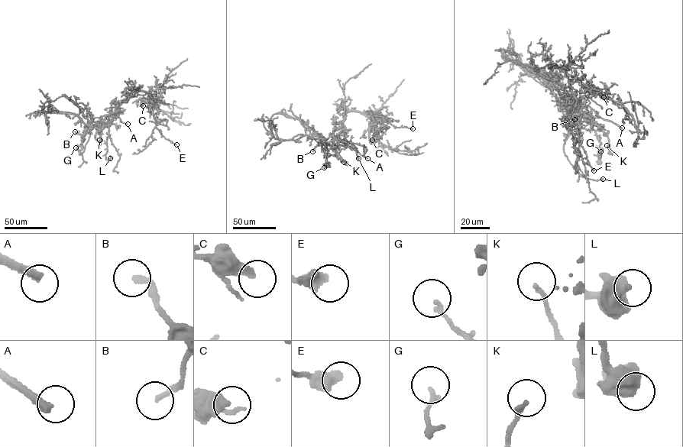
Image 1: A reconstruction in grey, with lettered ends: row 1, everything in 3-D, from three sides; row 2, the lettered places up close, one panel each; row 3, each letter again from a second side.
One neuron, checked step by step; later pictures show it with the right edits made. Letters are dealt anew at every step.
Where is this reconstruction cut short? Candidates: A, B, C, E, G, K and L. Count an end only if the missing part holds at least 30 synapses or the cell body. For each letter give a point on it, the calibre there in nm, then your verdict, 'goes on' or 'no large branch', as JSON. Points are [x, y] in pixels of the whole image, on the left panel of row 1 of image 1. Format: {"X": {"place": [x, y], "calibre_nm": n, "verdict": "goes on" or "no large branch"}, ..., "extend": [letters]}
{"A": {"place": [127, 124], "calibre_nm": 320, "verdict": "goes on"}, "B": {"place": [75, 131], "calibre_nm": 200, "verdict": "no large branch"}, "C": {"place": [143, 105], "calibre_nm": 380, "verdict": "no large branch"}, "E": {"place": [176, 144], "calibre_nm": 480, "verdict": "no large branch"}, "G": {"place": [76, 147], "calibre_nm": 160, "verdict": "no large branch"}, "K": {"place": [99, 140], "calibre_nm": 170, "verdict": "no large branch"}, "L": {"place": [110, 158], "calibre_nm": 500, "verdict": "no large branch"}, "extend": ["A"]}

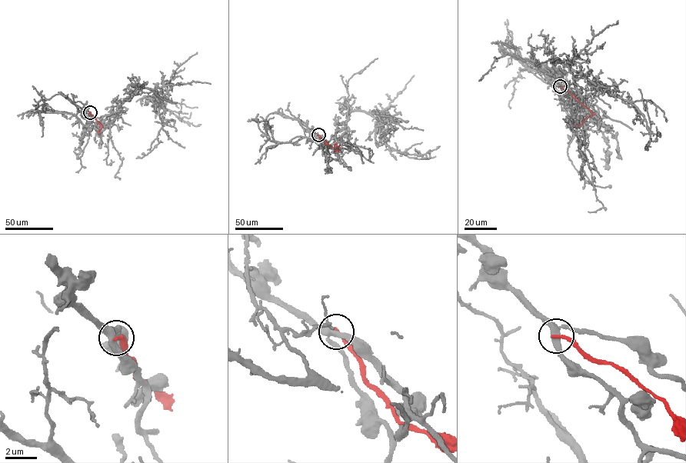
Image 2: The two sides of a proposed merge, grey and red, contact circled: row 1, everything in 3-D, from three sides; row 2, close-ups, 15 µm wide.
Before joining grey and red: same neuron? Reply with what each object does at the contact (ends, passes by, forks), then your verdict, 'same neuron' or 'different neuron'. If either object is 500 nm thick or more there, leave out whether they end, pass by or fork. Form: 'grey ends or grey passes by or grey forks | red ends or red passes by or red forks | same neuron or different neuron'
grey forks | red ends | different neuron

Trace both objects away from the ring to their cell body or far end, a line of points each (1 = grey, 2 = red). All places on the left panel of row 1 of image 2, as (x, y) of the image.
1: (89, 112), (100, 119), (119, 109), (134, 90), (149, 88), (158, 94), (154, 104), (184, 121), (201, 124)
2: (90, 112), (101, 126), (98, 131)

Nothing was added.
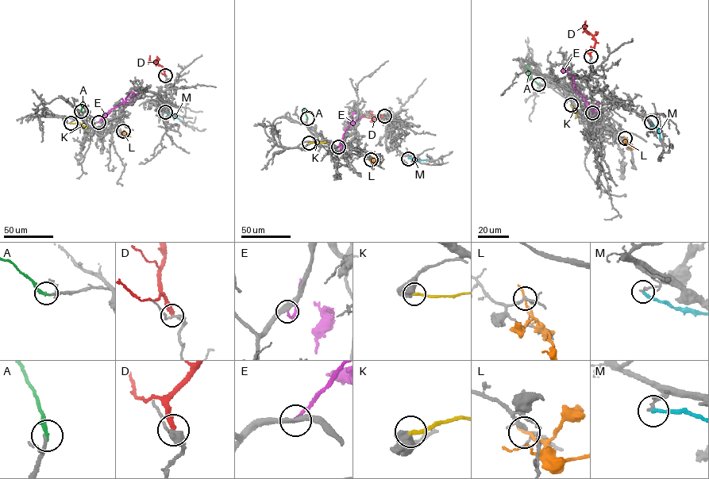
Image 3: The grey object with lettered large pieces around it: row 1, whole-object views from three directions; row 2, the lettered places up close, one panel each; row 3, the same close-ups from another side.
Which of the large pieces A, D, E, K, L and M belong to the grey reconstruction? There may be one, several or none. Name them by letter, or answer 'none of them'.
A, E

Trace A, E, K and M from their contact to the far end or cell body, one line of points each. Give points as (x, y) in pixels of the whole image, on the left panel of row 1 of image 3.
A: (81, 111), (82, 100)
E: (98, 122), (110, 109), (124, 101), (130, 92), (134, 93)
K: (71, 123), (79, 123), (86, 128)
M: (165, 112), (179, 120)

